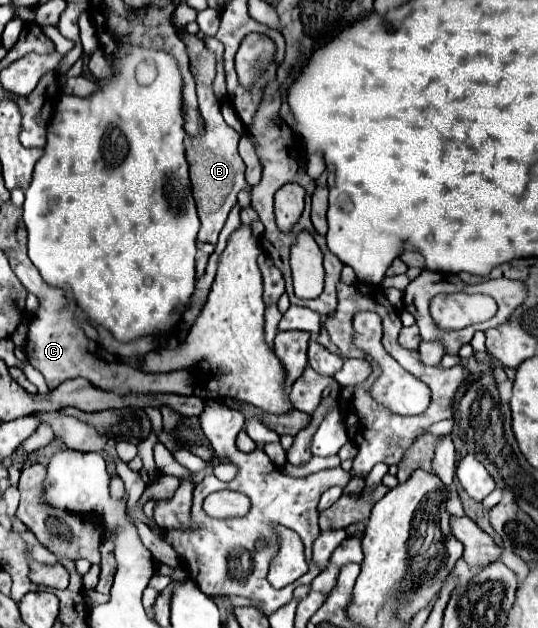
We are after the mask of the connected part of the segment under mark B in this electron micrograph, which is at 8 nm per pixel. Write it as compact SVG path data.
M193 34L183 36L183 44L187 48L191 66L195 68L195 82L197 82L197 102L199 114L203 118L203 134L199 138L187 138L187 162L189 162L189 176L193 184L193 198L197 202L197 212L201 218L201 232L199 242L217 244L217 236L231 212L237 204L237 194L241 190L249 190L251 186L245 182L245 164L237 154L239 134L229 128L221 116L221 104L213 94L213 78L215 78L215 54L205 46L205 42Z

